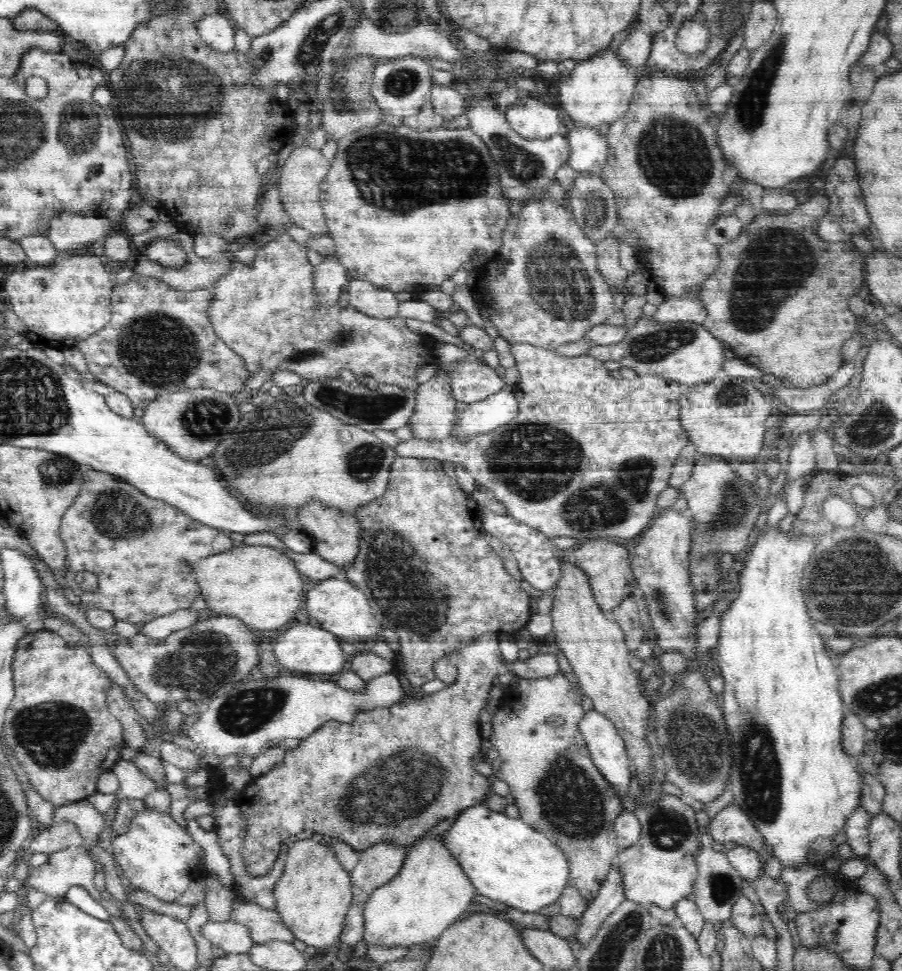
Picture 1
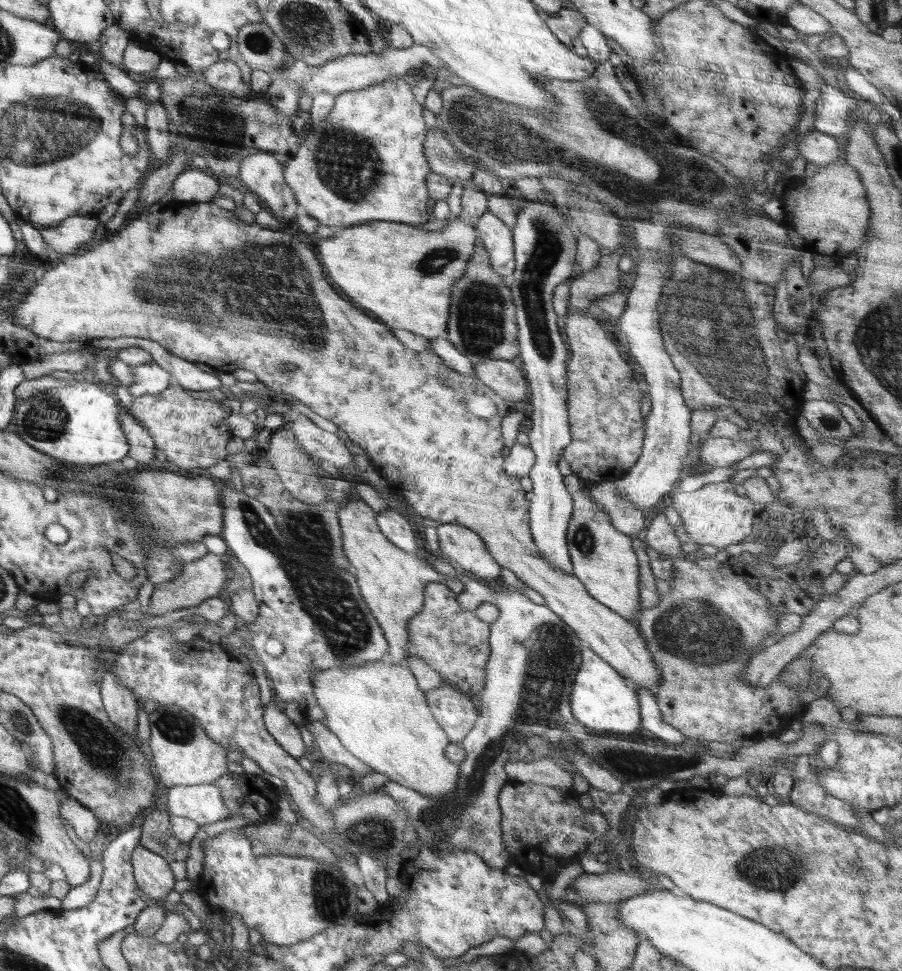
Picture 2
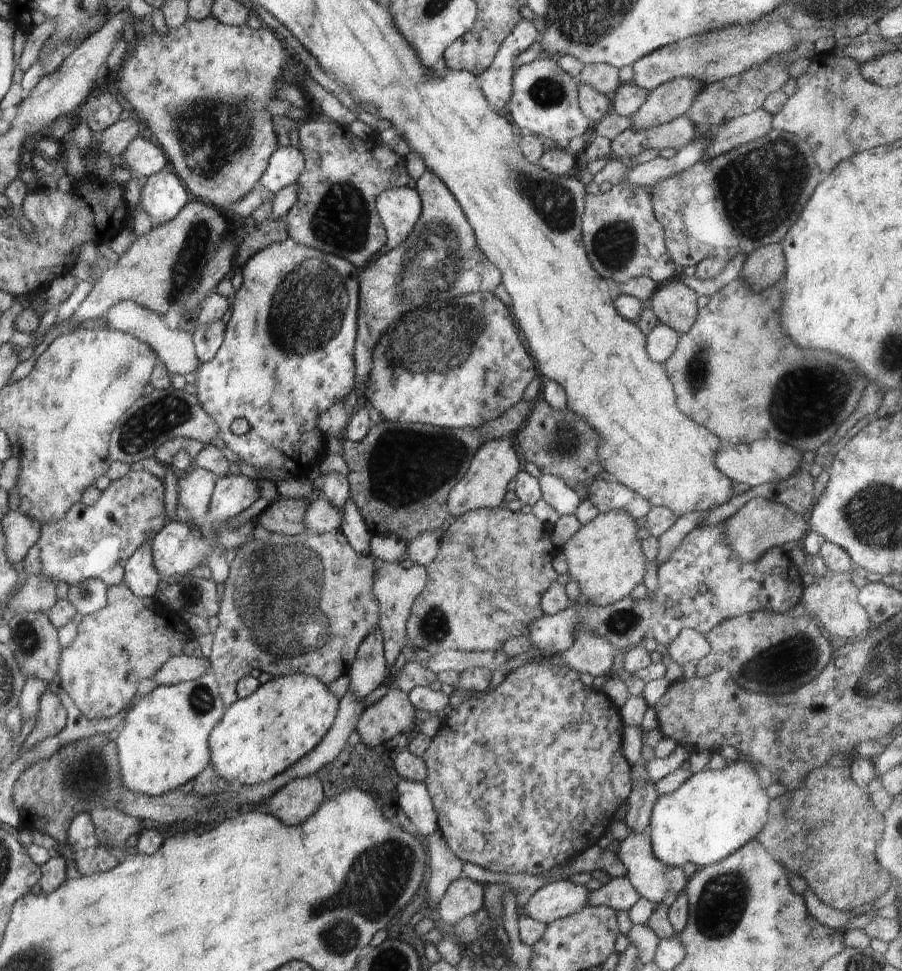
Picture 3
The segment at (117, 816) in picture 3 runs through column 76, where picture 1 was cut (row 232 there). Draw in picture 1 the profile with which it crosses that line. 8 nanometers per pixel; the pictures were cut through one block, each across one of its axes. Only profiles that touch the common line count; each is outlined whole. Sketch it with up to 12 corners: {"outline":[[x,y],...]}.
{"outline":[[828,197],[718,248],[701,325],[807,389],[856,332],[866,258],[814,234]]}

